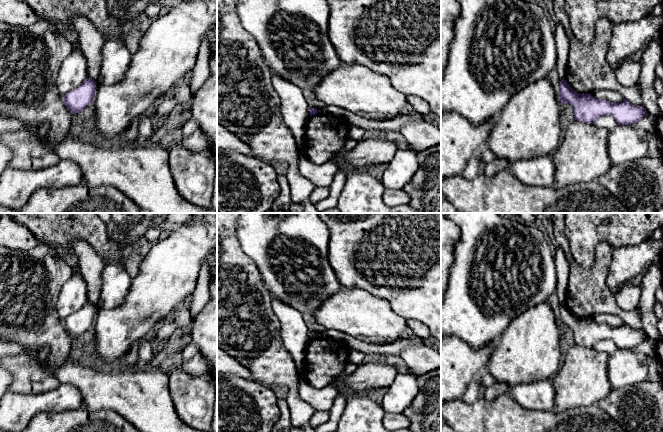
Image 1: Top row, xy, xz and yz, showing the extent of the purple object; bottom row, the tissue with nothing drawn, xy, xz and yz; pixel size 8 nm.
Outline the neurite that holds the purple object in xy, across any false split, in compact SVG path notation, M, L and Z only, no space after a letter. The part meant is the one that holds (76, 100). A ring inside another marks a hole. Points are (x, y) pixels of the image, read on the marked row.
M87 78L82 85L69 91L63 100L67 109L73 113L80 113L94 100L96 82Z

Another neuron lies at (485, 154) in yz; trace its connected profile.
M486 145L481 148L478 154L479 154L480 161L483 165L488 164L489 162L495 159L494 154Z

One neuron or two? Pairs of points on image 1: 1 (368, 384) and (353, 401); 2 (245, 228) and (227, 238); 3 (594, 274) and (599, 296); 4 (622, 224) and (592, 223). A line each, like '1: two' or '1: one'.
1: two
2: two
3: one
4: one

